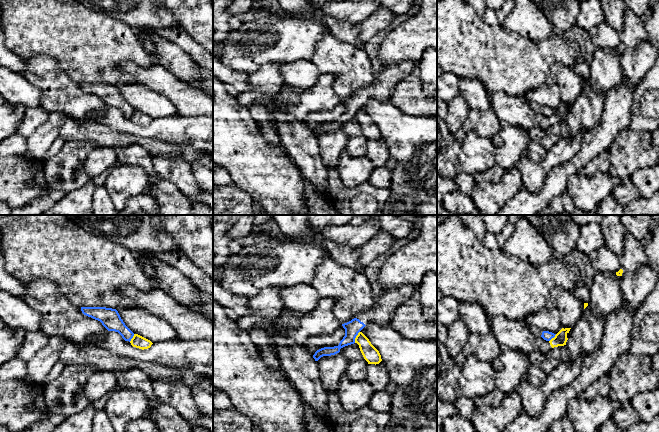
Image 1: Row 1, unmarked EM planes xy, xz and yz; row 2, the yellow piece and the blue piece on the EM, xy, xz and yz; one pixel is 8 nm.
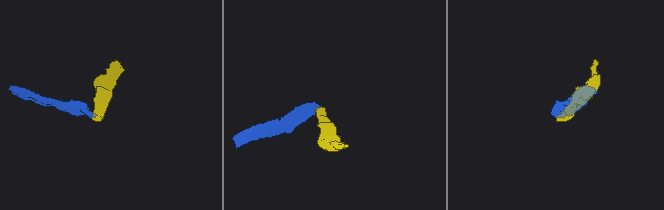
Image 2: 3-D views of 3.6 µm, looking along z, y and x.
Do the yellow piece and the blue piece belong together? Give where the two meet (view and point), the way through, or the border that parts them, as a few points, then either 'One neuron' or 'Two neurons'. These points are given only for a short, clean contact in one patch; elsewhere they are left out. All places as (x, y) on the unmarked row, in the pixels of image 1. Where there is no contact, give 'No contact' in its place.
Touches yellow at xz (356, 113). Boundary: xz (359, 107), (354, 118). Two neurons

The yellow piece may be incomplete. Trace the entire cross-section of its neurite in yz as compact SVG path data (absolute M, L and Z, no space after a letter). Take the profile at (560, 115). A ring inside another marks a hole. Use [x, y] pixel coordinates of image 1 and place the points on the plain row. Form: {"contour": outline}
{"contour": "M499 92L490 95L490 108L503 123L519 126L526 131L539 126L547 130L552 124L566 121L571 104L562 104L550 117L532 109L526 96L510 96Z"}

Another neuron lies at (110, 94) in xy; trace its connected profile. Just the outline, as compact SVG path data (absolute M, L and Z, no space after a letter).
M81 83L84 91L98 96L108 107L118 108L125 117L131 117L134 109L125 101L118 87L106 83Z

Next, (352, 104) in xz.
M409 62L386 67L380 74L374 76L372 82L359 89L356 94L342 100L345 112L338 122L324 123L315 128L313 134L318 137L323 132L331 132L340 128L340 125L354 120L358 109L370 98L389 102L396 85L412 72L418 71L418 66Z

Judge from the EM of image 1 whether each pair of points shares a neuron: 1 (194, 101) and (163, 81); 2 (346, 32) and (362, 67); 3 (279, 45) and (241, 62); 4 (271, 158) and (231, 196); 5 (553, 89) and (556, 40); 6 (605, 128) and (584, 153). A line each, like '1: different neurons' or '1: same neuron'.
1: same neuron
2: different neurons
3: same neuron
4: different neurons
5: different neurons
6: same neuron

